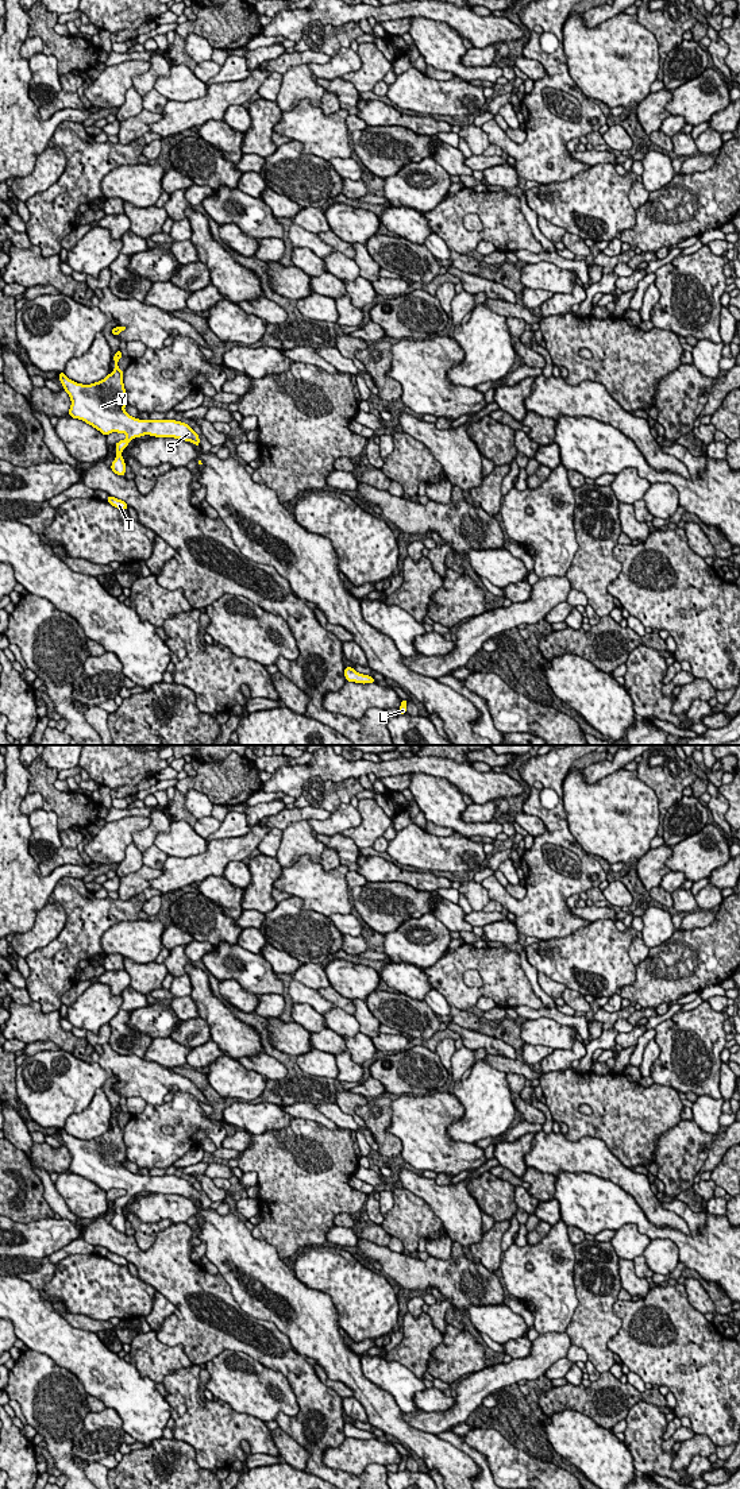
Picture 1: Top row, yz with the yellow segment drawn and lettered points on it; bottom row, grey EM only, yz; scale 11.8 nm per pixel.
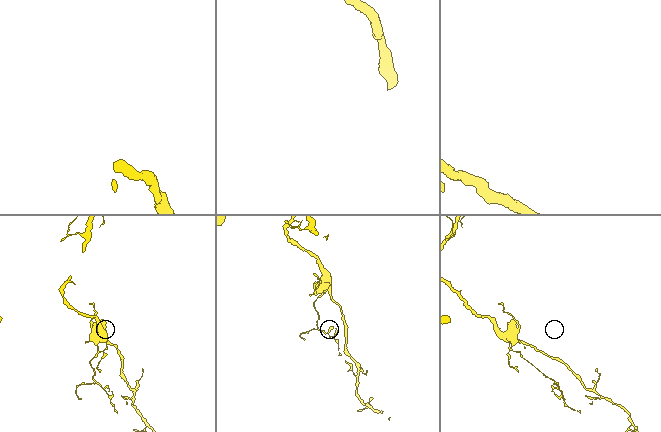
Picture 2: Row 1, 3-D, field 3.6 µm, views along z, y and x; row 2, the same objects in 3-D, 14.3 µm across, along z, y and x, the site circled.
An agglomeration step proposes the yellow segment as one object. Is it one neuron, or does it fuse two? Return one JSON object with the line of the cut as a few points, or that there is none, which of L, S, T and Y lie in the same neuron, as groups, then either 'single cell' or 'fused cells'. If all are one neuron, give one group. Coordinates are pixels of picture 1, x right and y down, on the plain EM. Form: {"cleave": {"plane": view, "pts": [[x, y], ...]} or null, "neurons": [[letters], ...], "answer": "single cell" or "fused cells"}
{"cleave": null, "neurons": [["L", "S", "T", "Y"]], "answer": "single cell"}

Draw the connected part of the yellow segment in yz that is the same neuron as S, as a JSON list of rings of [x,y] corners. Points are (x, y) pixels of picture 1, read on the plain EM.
[[[120,1106],[113,1111],[115,1125],[103,1137],[82,1141],[69,1135],[63,1129],[58,1129],[63,1146],[69,1150],[72,1161],[69,1172],[78,1174],[100,1187],[104,1192],[111,1188],[126,1189],[127,1195],[115,1200],[116,1214],[111,1220],[111,1226],[120,1231],[126,1231],[126,1218],[122,1207],[128,1199],[143,1191],[155,1193],[174,1193],[192,1197],[200,1201],[199,1191],[185,1179],[173,1176],[139,1176],[130,1172],[123,1164],[127,1158],[127,1149],[123,1139],[124,1127],[119,1125],[117,1118],[123,1112]]]

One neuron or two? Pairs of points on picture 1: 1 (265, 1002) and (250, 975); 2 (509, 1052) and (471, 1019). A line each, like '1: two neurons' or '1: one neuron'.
1: two neurons
2: two neurons

